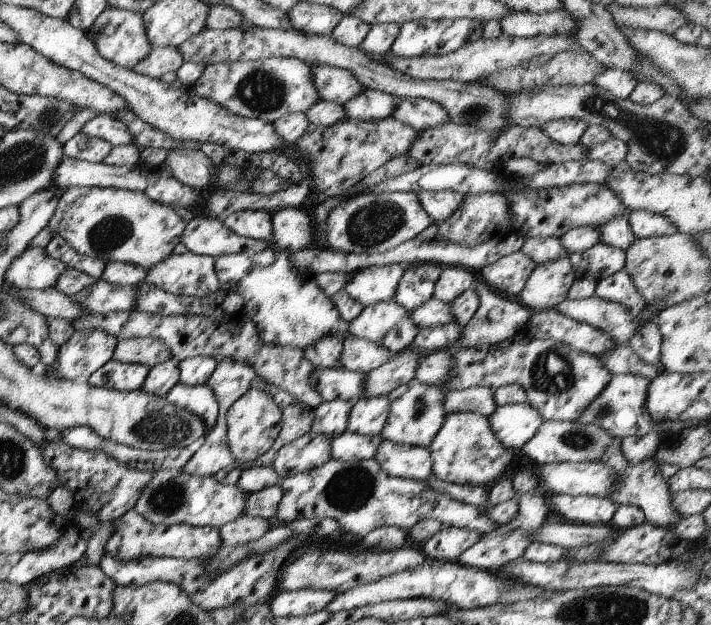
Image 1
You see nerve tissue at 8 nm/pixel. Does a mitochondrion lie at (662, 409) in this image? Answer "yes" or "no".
no

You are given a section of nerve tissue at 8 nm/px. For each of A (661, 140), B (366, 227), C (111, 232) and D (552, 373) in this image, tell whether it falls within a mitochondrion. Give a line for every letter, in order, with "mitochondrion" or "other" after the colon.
A: mitochondrion
B: mitochondrion
C: mitochondrion
D: mitochondrion

